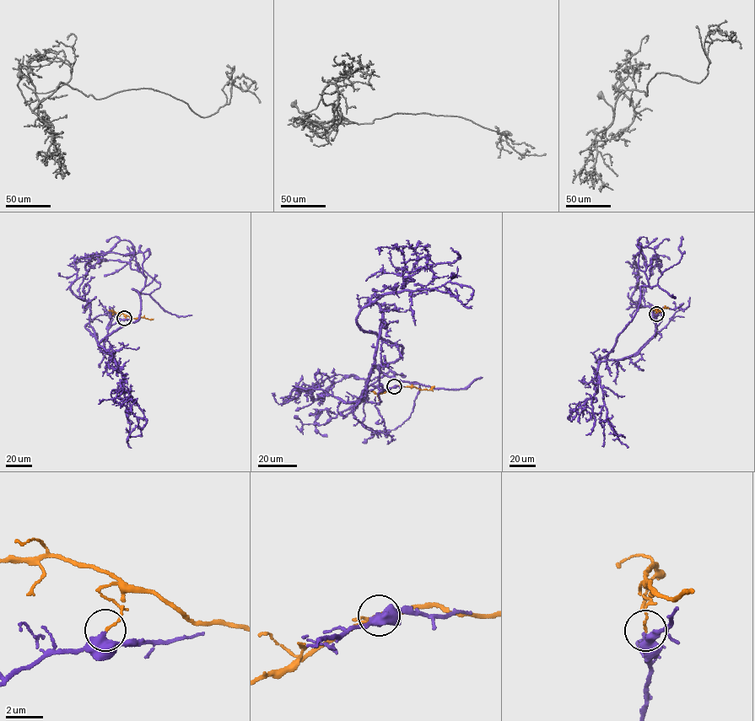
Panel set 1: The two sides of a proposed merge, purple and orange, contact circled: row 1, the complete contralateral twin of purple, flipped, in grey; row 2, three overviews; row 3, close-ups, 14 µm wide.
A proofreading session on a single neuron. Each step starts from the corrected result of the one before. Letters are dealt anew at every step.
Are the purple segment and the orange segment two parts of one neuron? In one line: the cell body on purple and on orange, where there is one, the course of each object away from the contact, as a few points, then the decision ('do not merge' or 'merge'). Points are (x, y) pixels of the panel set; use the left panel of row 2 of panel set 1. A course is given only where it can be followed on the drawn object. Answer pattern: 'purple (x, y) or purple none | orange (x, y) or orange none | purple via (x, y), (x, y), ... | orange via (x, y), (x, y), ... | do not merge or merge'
purple none | orange none | purple via (124, 319), (108, 330), (108, 353), (99, 343), (140, 313), (132, 289), (146, 277), (132, 244), (80, 256) | orange via (124, 318), (126, 315), (153, 319) | do not merge

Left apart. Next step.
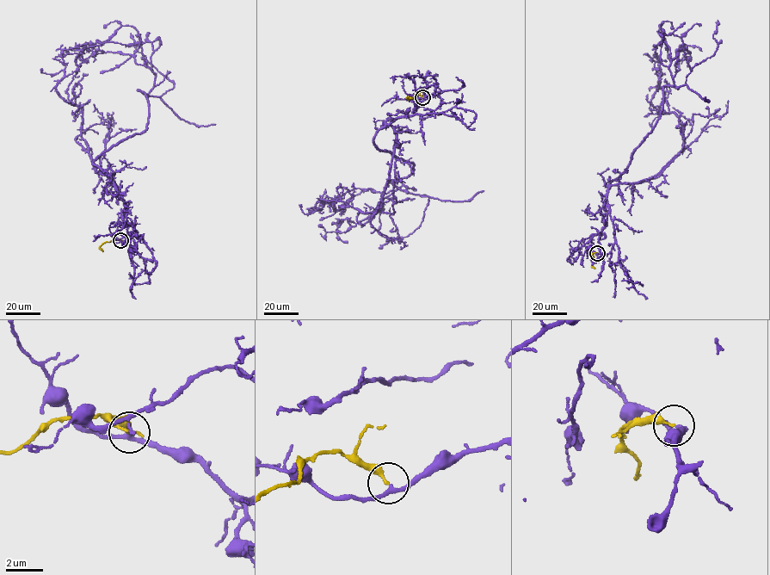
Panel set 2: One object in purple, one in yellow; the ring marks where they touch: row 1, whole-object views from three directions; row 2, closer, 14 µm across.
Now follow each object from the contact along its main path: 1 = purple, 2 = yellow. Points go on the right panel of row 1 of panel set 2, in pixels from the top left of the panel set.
1: (597, 253), (615, 242), (612, 182), (660, 117), (662, 87), (675, 86), (660, 24), (670, 56)
2: (597, 253), (592, 253), (594, 262), (591, 266), (594, 268)

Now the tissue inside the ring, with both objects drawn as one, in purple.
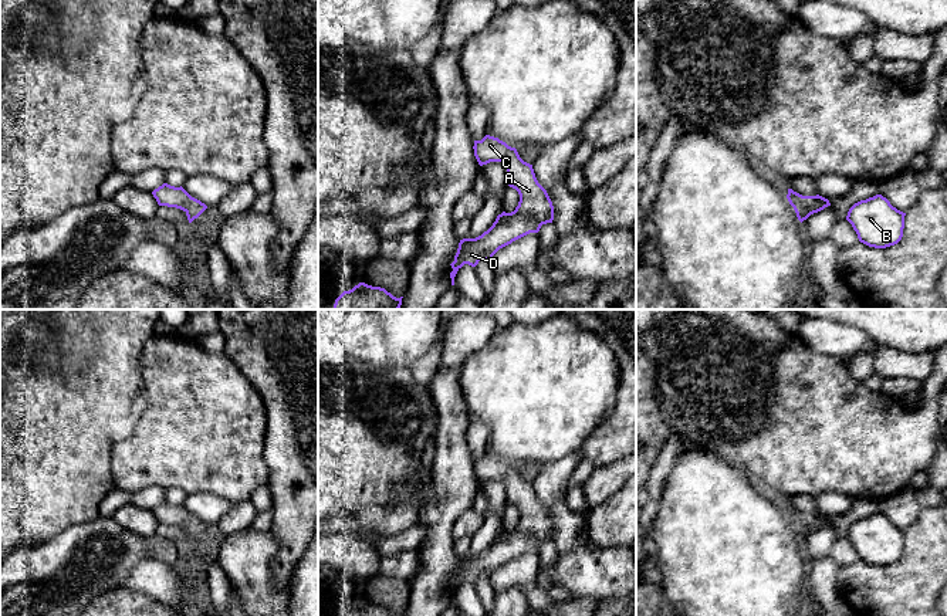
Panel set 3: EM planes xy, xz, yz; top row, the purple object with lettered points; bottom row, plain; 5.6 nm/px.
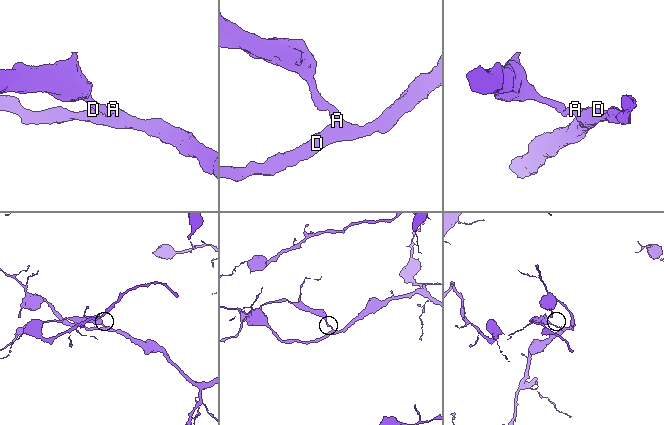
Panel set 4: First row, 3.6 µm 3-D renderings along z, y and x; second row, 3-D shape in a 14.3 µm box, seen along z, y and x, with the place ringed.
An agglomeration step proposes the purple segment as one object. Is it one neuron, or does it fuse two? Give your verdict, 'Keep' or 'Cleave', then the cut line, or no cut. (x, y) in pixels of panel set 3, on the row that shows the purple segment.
Keep. No split

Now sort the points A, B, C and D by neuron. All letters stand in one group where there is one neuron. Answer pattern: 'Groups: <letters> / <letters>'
Groups: A B C D

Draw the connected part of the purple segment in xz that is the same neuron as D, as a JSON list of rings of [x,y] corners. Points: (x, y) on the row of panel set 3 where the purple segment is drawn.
[[[486,135],[481,141],[474,141],[473,149],[480,166],[490,162],[504,163],[507,185],[518,192],[520,202],[514,211],[498,214],[481,236],[460,240],[454,261],[450,264],[451,285],[464,264],[476,267],[480,260],[490,263],[500,248],[530,233],[538,233],[542,224],[554,220],[554,206],[547,190],[538,183],[532,165],[524,162],[515,148]]]

